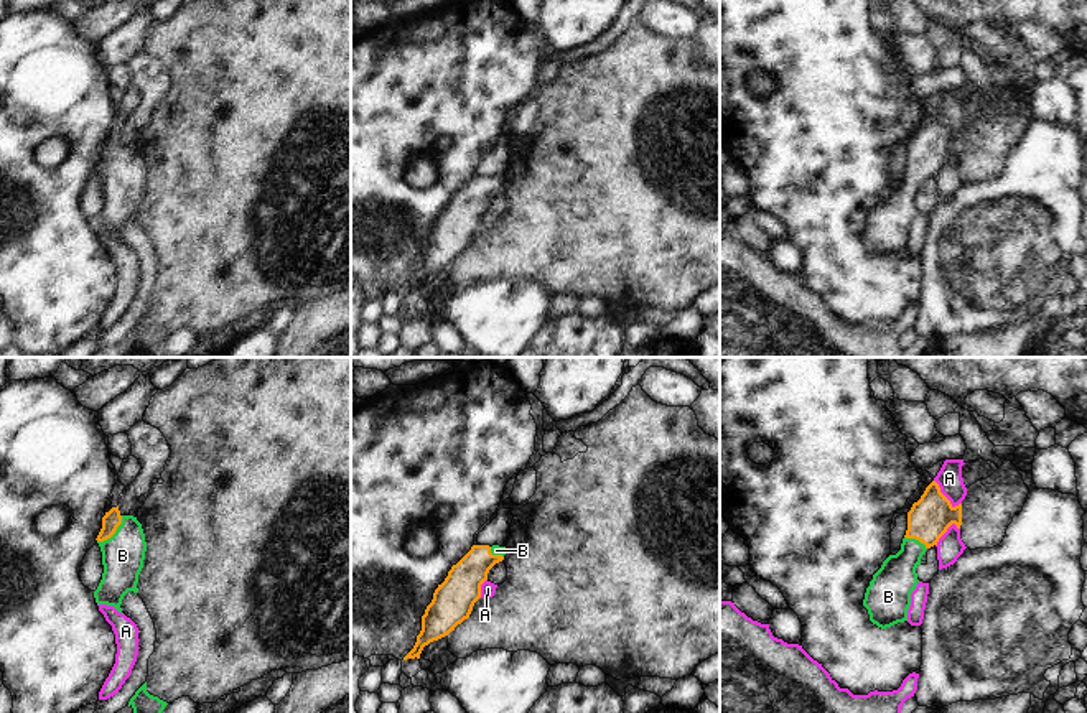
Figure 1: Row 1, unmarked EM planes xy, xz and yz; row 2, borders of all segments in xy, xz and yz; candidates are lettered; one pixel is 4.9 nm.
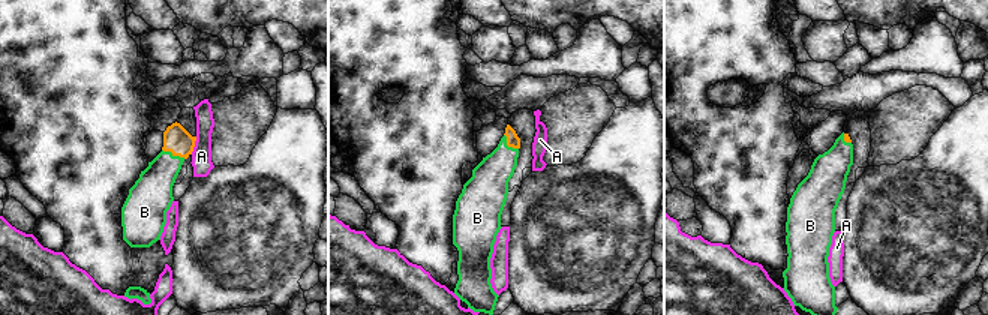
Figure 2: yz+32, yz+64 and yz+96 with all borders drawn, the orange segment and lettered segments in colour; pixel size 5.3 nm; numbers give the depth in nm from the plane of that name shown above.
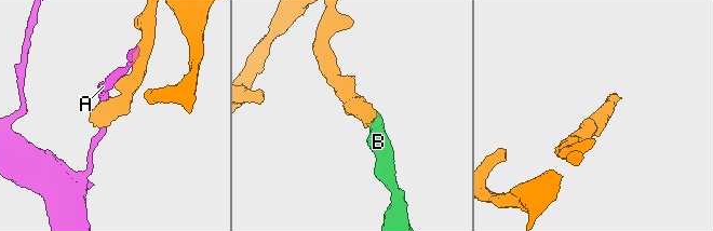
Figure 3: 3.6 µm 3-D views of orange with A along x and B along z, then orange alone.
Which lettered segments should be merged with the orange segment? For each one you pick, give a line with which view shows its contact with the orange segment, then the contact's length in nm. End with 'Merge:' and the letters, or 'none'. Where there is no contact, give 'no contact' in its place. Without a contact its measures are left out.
B: contact in xy; length 180 nm
Merge: B

